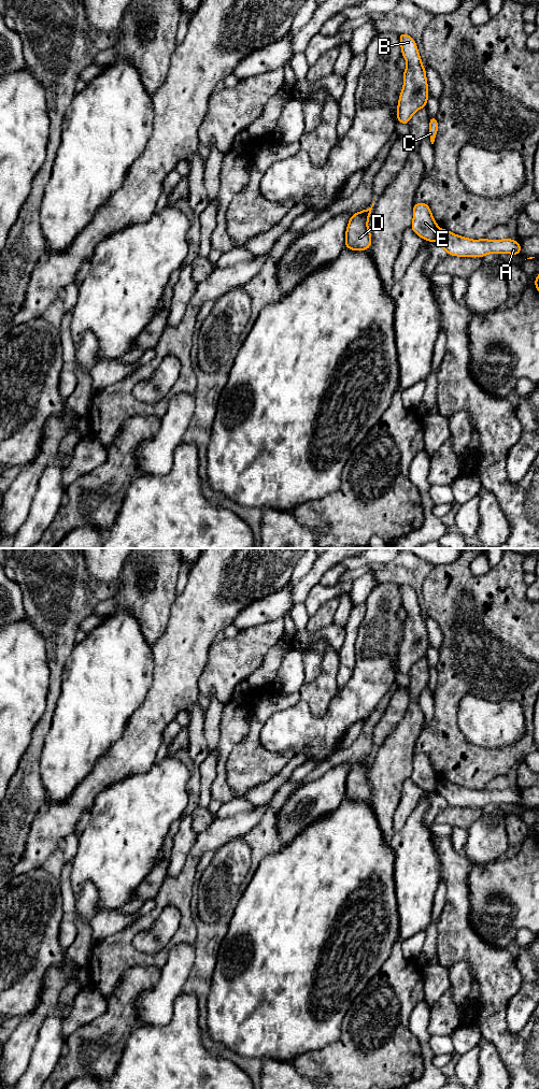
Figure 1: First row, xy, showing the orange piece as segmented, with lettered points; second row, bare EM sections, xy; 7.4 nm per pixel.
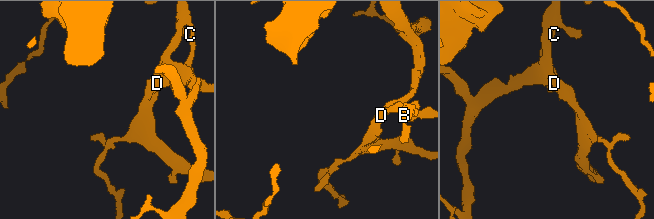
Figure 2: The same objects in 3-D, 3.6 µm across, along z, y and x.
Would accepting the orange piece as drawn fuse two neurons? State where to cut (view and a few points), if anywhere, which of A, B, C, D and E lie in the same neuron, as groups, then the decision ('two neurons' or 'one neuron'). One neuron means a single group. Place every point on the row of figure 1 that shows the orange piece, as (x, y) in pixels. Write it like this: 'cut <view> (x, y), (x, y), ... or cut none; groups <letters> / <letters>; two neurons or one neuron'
cut xy (439, 229), (435, 240); groups A / B C D E; two neurons

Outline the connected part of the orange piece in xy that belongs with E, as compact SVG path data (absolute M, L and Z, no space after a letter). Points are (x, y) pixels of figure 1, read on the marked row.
M423 202L414 203L413 220L410 228L423 240L427 242L436 241L439 227L432 217L428 204Z

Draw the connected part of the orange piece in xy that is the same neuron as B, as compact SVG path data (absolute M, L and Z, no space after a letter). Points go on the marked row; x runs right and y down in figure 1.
M398 34L402 57L408 65L403 71L403 88L399 95L397 119L398 123L407 125L416 111L426 108L429 92L426 69L422 65L415 41L409 34Z

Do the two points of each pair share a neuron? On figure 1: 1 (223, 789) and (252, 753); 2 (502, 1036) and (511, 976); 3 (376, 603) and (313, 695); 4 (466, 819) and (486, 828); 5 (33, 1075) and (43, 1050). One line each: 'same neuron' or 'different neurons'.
1: different neurons
2: same neuron
3: different neurons
4: different neurons
5: same neuron

